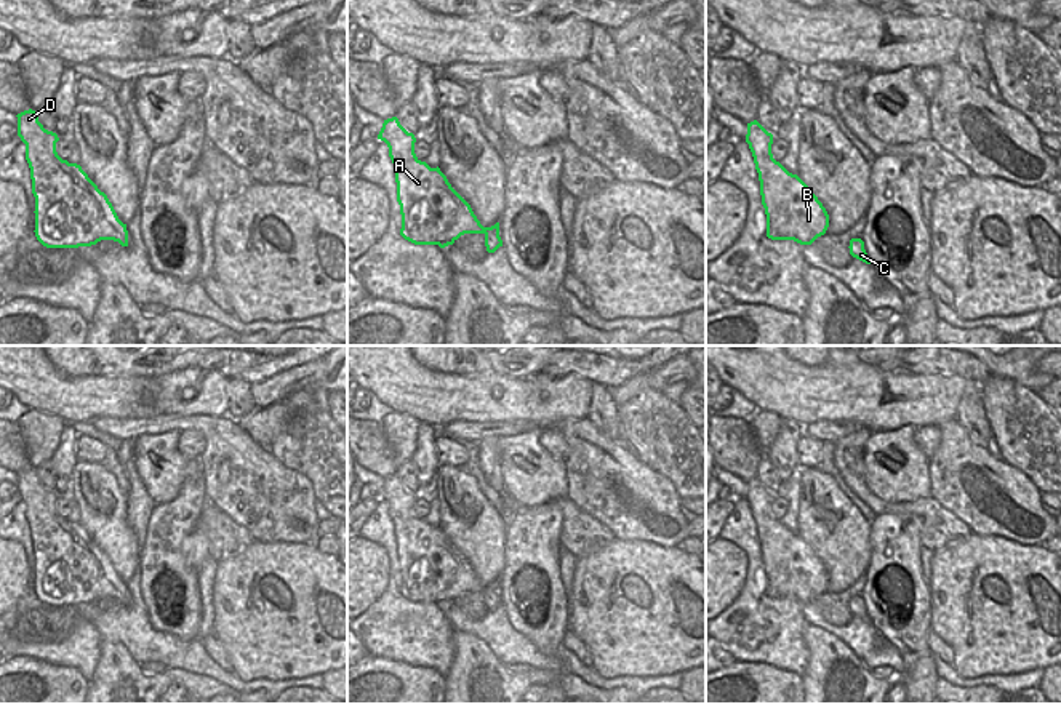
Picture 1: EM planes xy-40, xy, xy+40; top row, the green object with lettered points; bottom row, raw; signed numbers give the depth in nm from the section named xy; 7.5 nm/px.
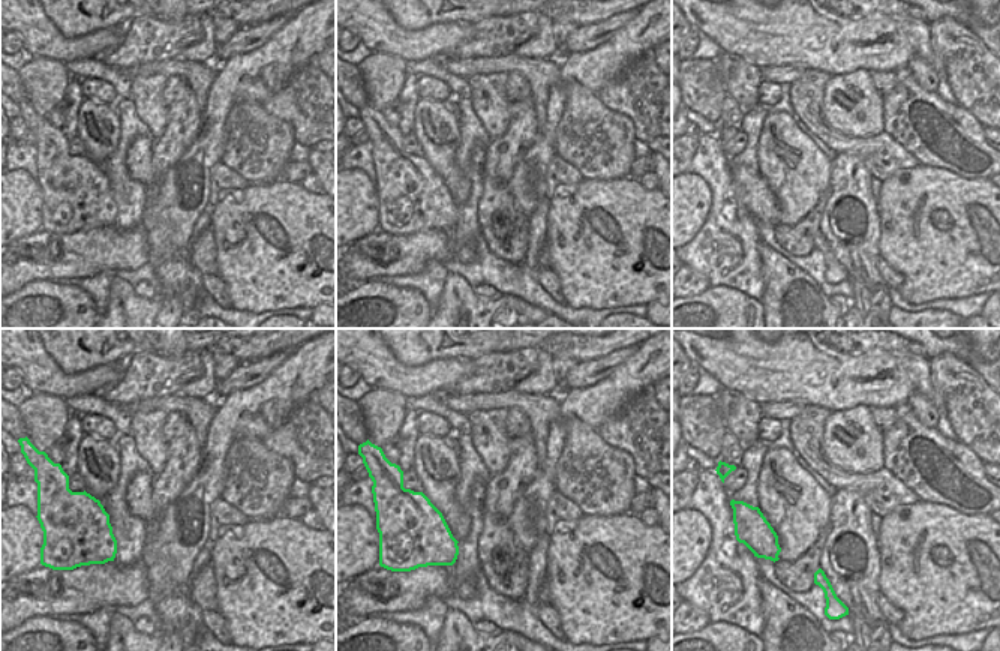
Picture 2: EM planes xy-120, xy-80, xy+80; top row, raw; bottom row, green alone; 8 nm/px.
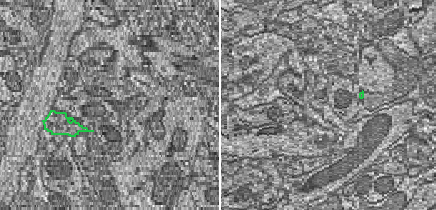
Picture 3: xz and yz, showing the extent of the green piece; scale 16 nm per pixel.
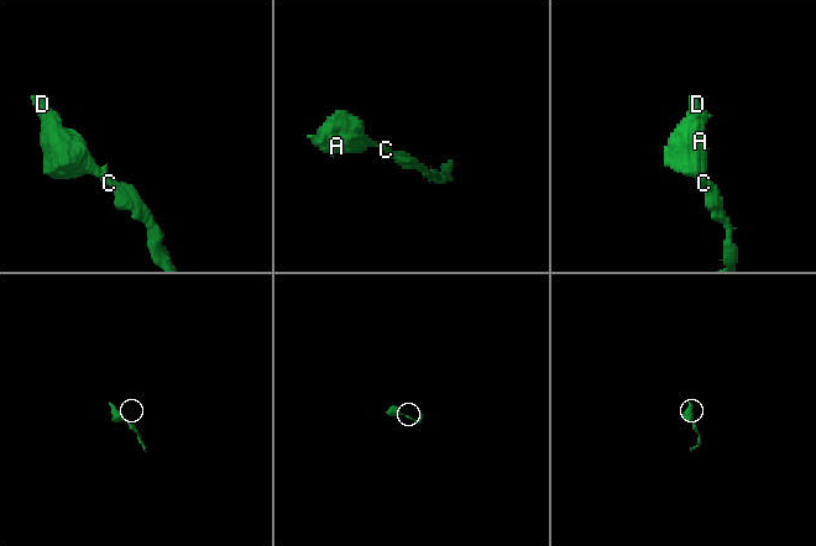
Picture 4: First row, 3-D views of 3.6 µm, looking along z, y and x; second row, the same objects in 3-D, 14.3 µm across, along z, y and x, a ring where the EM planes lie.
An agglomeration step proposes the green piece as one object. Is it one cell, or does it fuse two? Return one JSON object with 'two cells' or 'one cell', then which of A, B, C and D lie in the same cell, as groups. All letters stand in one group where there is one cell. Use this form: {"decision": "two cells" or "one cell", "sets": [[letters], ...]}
{"decision": "one cell", "sets": [["A", "B", "C", "D"]]}

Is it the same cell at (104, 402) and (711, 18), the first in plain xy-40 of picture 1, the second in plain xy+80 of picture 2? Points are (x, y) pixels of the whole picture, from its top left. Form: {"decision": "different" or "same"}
{"decision": "same"}

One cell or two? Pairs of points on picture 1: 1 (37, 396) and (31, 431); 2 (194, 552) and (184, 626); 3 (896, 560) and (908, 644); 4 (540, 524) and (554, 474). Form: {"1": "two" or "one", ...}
{"1": "two", "2": "two", "3": "one", "4": "two"}

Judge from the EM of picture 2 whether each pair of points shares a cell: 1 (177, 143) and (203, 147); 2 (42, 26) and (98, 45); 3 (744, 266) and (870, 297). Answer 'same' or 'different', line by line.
1: different
2: same
3: different

